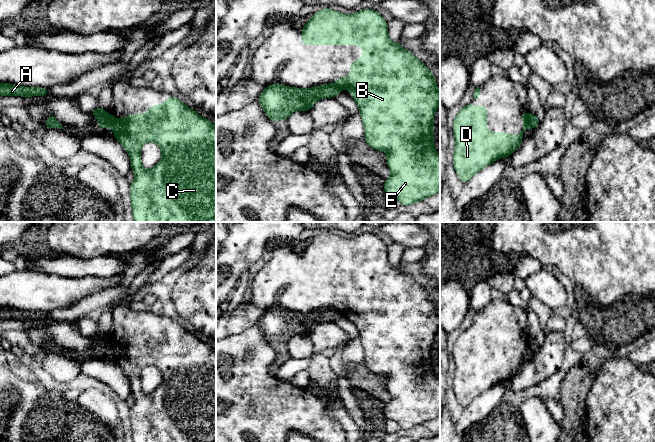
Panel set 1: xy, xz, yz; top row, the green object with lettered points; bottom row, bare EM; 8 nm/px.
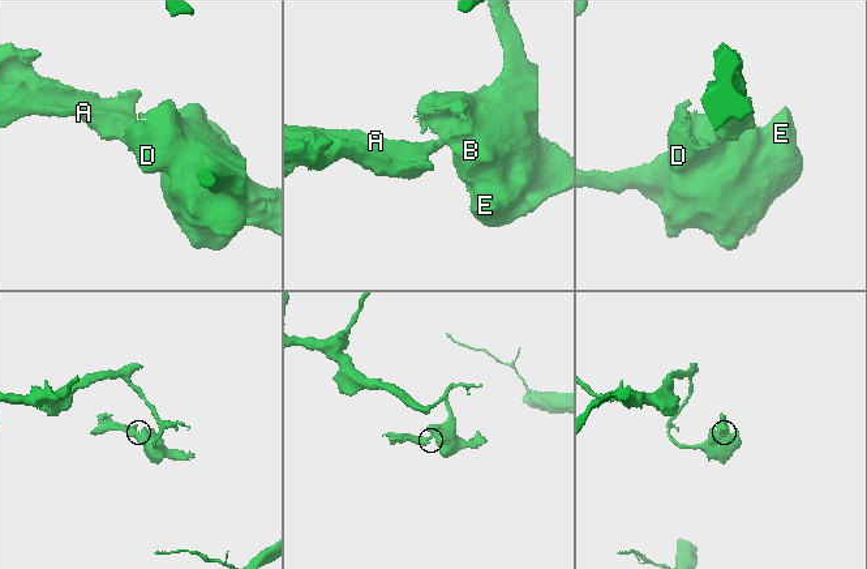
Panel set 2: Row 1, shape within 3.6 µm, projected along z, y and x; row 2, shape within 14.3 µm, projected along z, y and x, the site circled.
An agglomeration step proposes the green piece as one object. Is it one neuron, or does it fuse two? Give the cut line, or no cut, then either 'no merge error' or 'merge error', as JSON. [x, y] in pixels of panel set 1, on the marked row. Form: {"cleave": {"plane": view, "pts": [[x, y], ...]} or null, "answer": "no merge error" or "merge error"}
{"cleave": {"plane": "xy", "pts": [[108, 114], [109, 126]]}, "answer": "merge error"}

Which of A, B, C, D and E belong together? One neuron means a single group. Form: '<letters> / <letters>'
A / B C D E

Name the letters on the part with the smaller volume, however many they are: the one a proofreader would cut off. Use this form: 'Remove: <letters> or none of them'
Remove: A

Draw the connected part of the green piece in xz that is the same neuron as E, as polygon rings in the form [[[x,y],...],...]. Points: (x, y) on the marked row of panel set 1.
[[[329,7],[324,8],[316,12],[310,20],[301,29],[302,43],[304,45],[358,45],[363,51],[362,59],[353,61],[350,65],[350,76],[337,79],[332,85],[338,88],[344,88],[351,92],[351,97],[355,100],[359,107],[359,114],[361,115],[364,131],[365,131],[365,142],[372,149],[378,151],[384,151],[387,155],[387,165],[390,169],[391,175],[384,182],[384,191],[386,196],[393,196],[397,198],[400,205],[408,206],[418,201],[423,201],[427,197],[433,196],[440,192],[440,156],[437,154],[434,147],[433,139],[433,119],[438,106],[440,105],[440,91],[437,89],[436,80],[431,71],[429,71],[420,59],[416,58],[409,50],[403,49],[400,46],[400,42],[392,42],[388,36],[387,21],[376,11],[372,9],[362,9],[354,14],[345,15],[336,11],[331,10]]]

